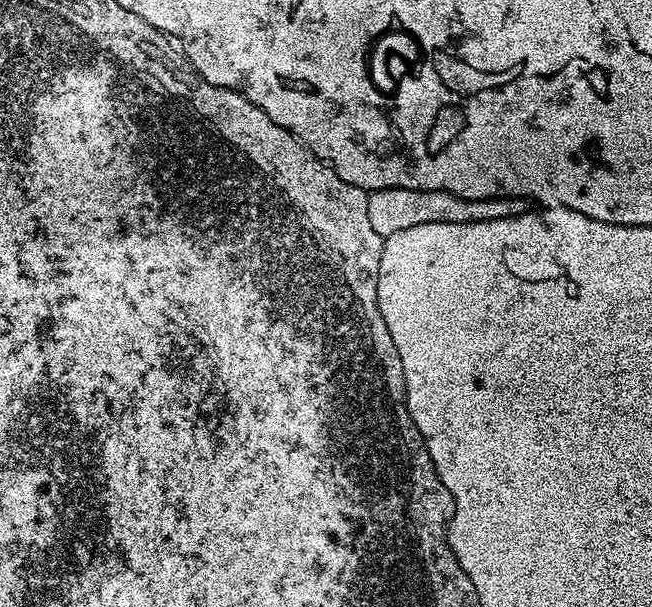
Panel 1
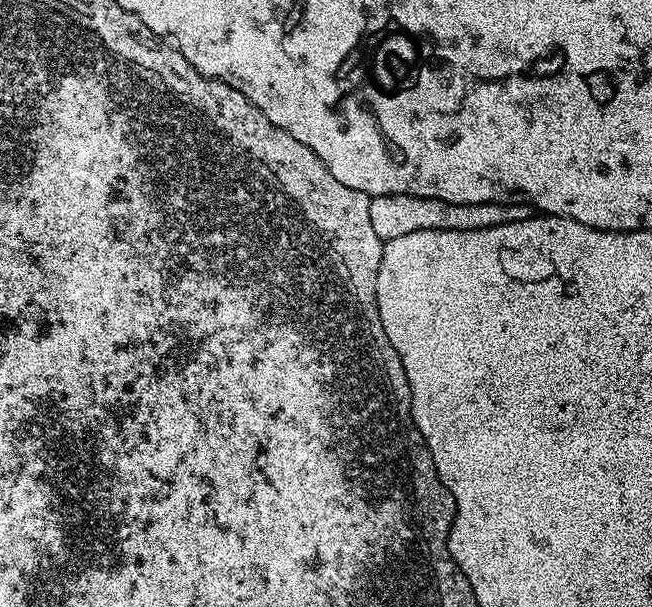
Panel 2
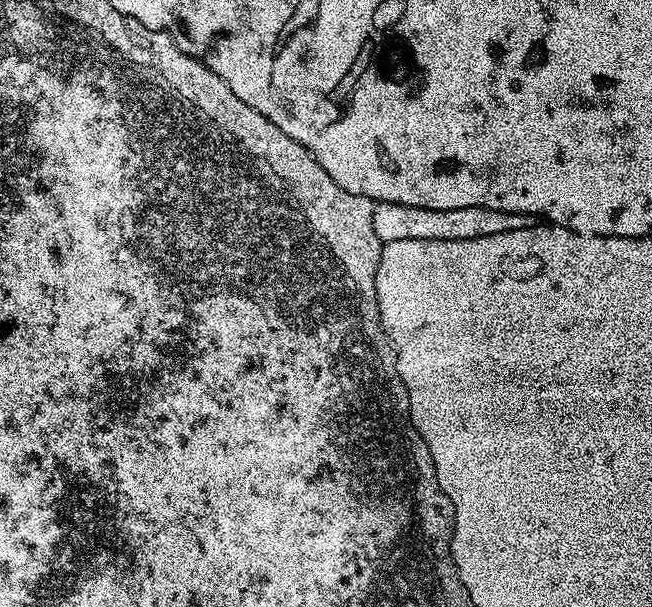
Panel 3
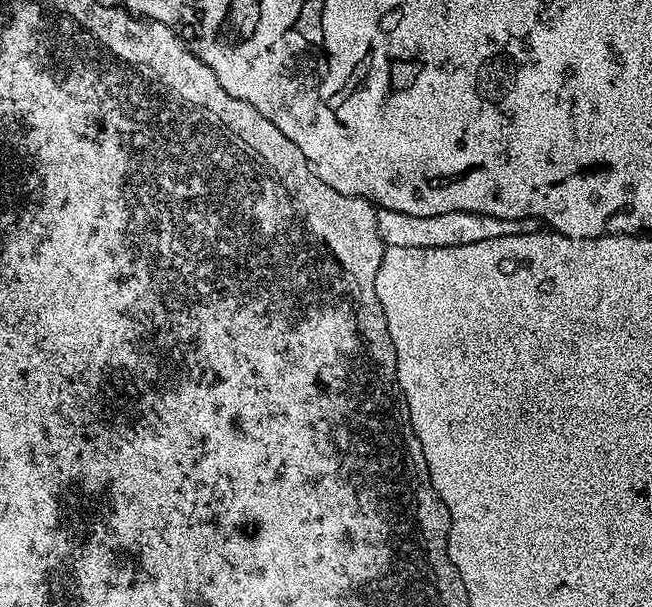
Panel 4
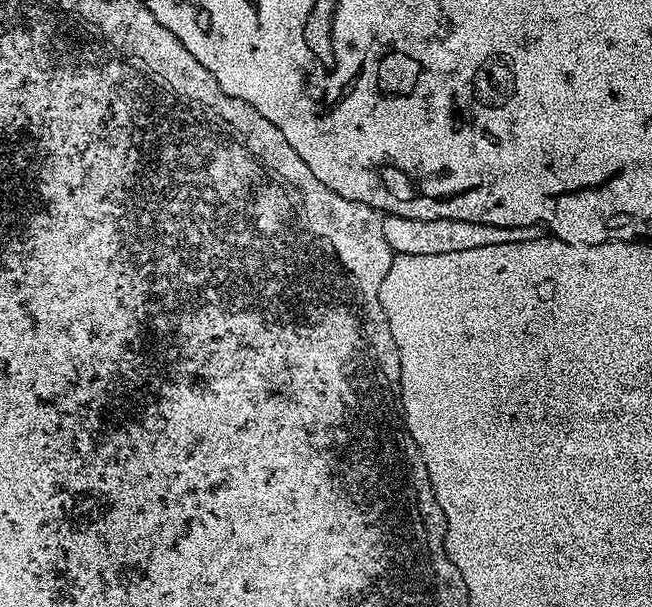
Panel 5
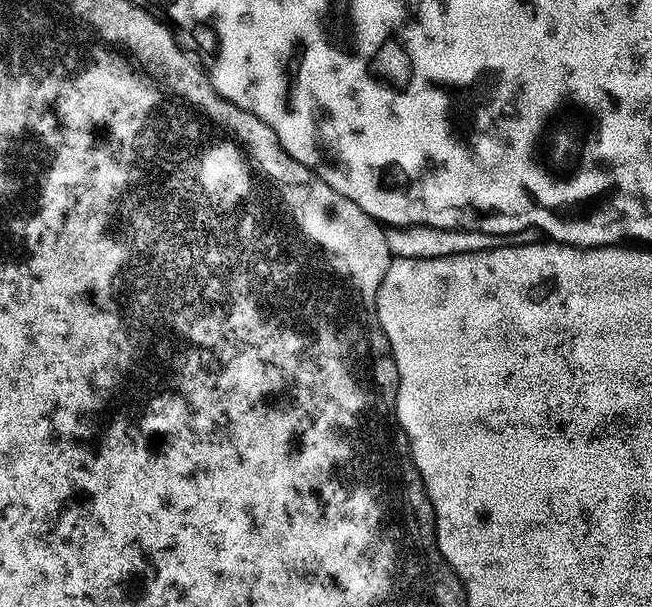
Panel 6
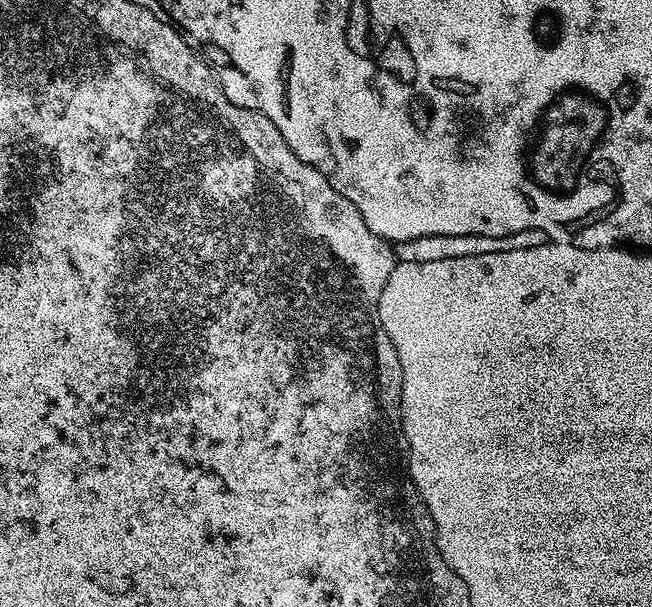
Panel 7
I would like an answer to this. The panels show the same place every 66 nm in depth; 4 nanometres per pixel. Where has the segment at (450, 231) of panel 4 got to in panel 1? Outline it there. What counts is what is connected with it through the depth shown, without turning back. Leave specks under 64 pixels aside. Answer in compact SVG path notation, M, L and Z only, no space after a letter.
M387 188L367 193L366 210L370 214L370 226L381 237L398 234L398 230L410 230L410 226L422 226L425 222L490 222L498 218L514 218L522 210L517 202L502 197L485 201L458 198L449 192L430 190L406 190Z

